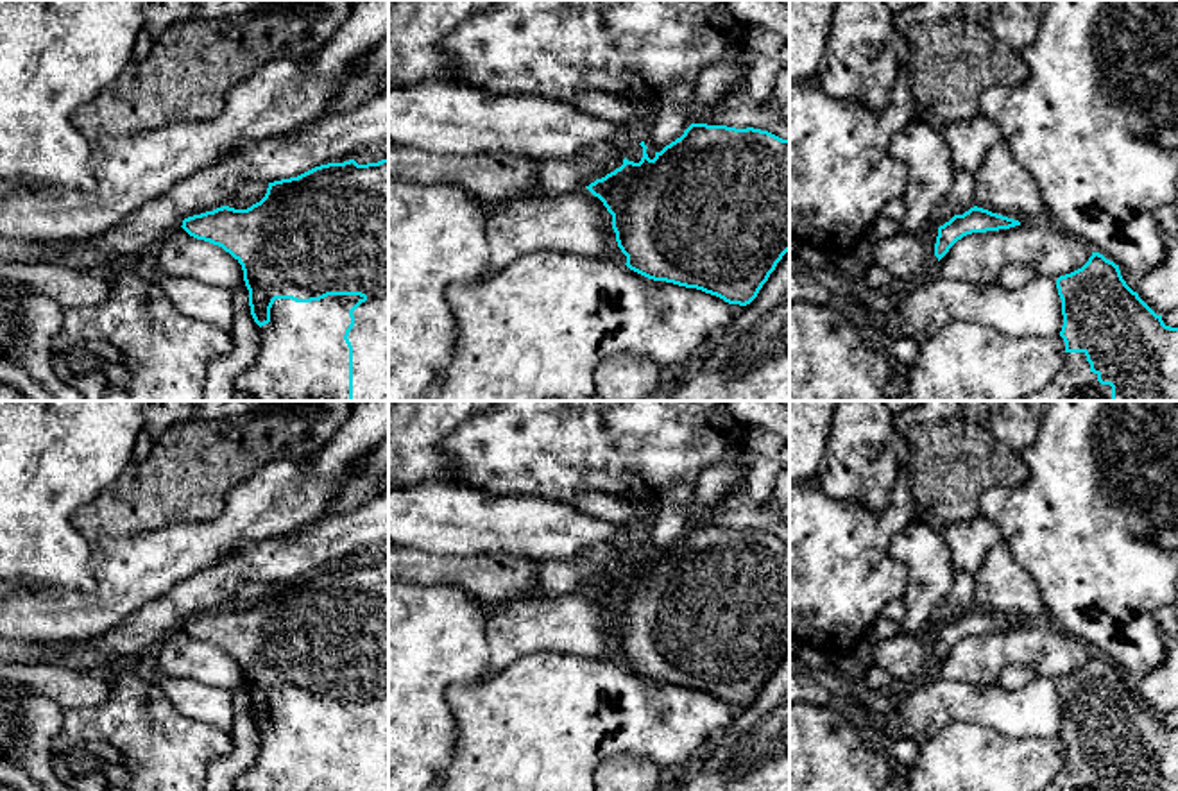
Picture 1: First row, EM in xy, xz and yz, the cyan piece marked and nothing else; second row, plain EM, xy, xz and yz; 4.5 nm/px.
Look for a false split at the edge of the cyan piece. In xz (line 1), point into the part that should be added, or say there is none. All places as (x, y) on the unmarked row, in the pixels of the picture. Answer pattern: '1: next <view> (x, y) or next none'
1: next none

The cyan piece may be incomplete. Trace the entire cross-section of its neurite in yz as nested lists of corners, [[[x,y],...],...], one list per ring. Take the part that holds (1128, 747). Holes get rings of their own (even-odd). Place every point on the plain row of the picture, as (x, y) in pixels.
[[[1099,653],[1056,680],[1065,764],[1040,791],[1178,791],[1178,728],[1165,727]]]

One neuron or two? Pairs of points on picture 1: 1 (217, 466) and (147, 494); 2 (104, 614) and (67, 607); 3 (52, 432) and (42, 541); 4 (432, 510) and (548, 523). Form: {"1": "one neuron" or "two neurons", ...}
{"1": "one neuron", "2": "one neuron", "3": "one neuron", "4": "one neuron"}

